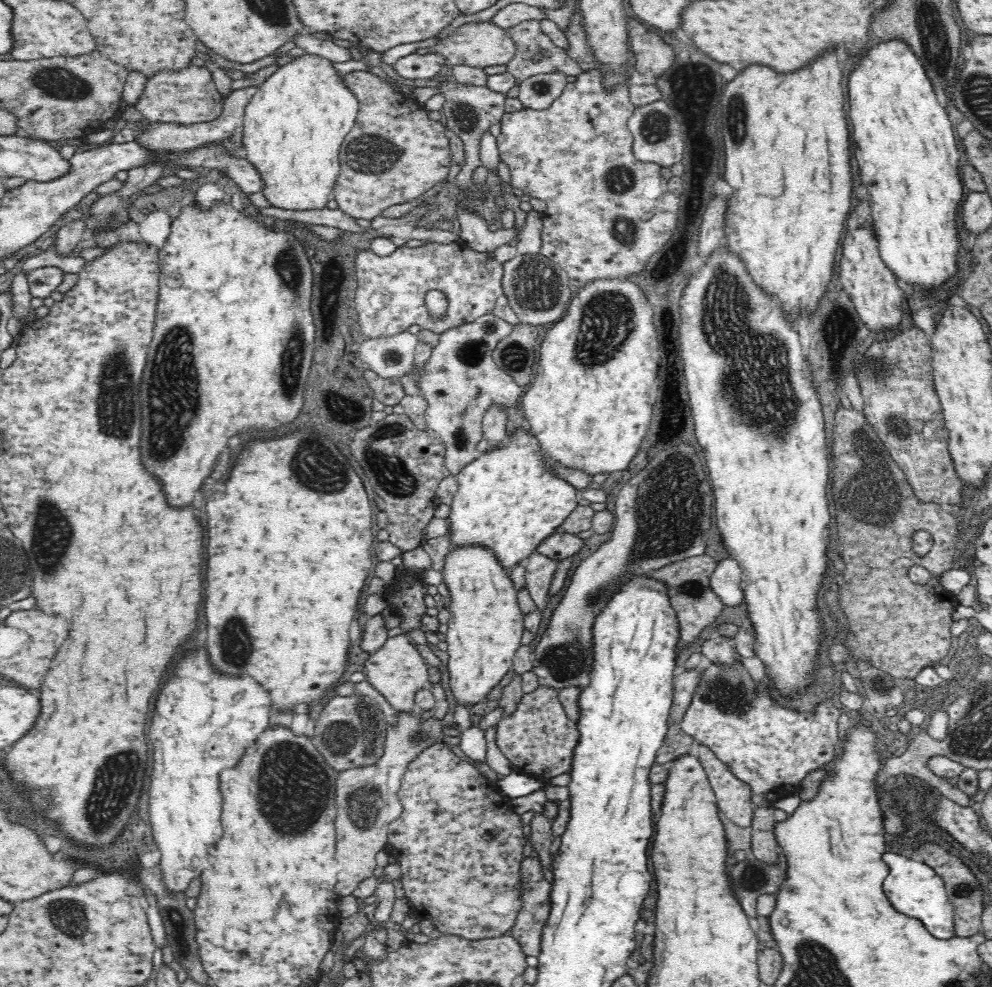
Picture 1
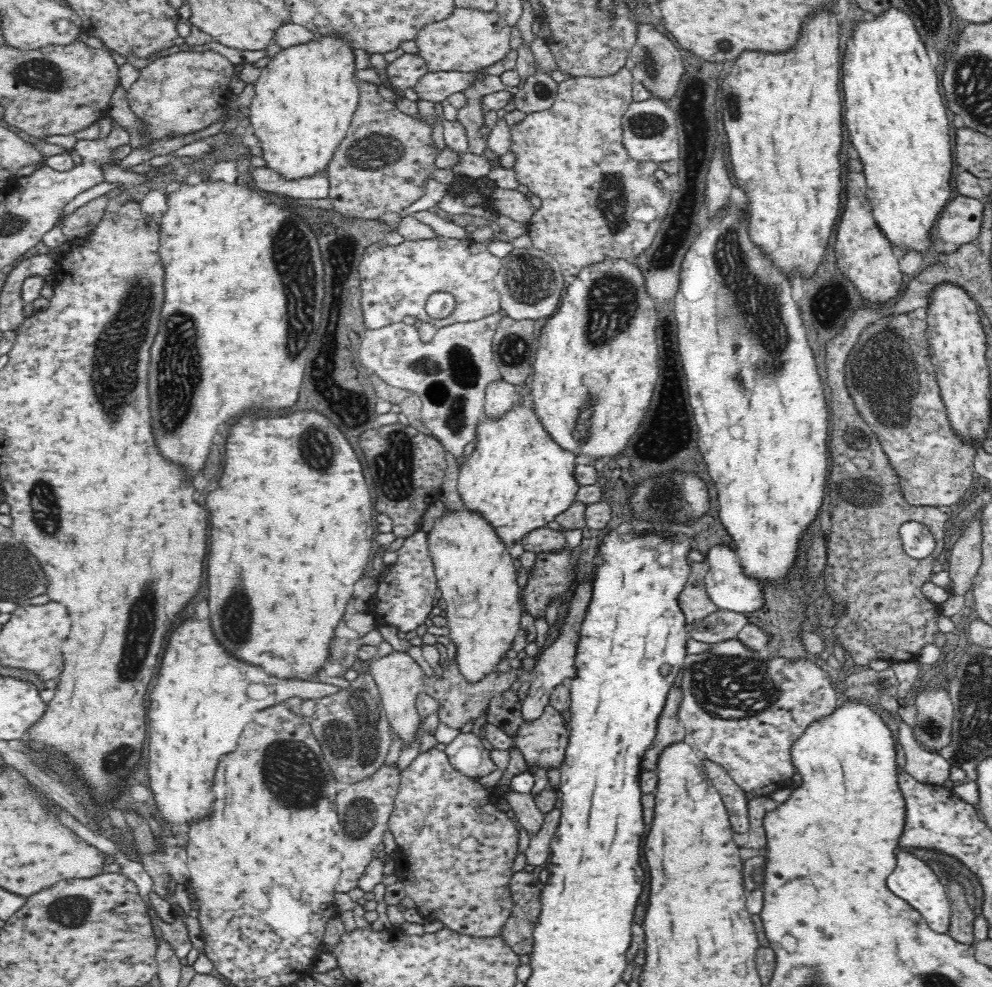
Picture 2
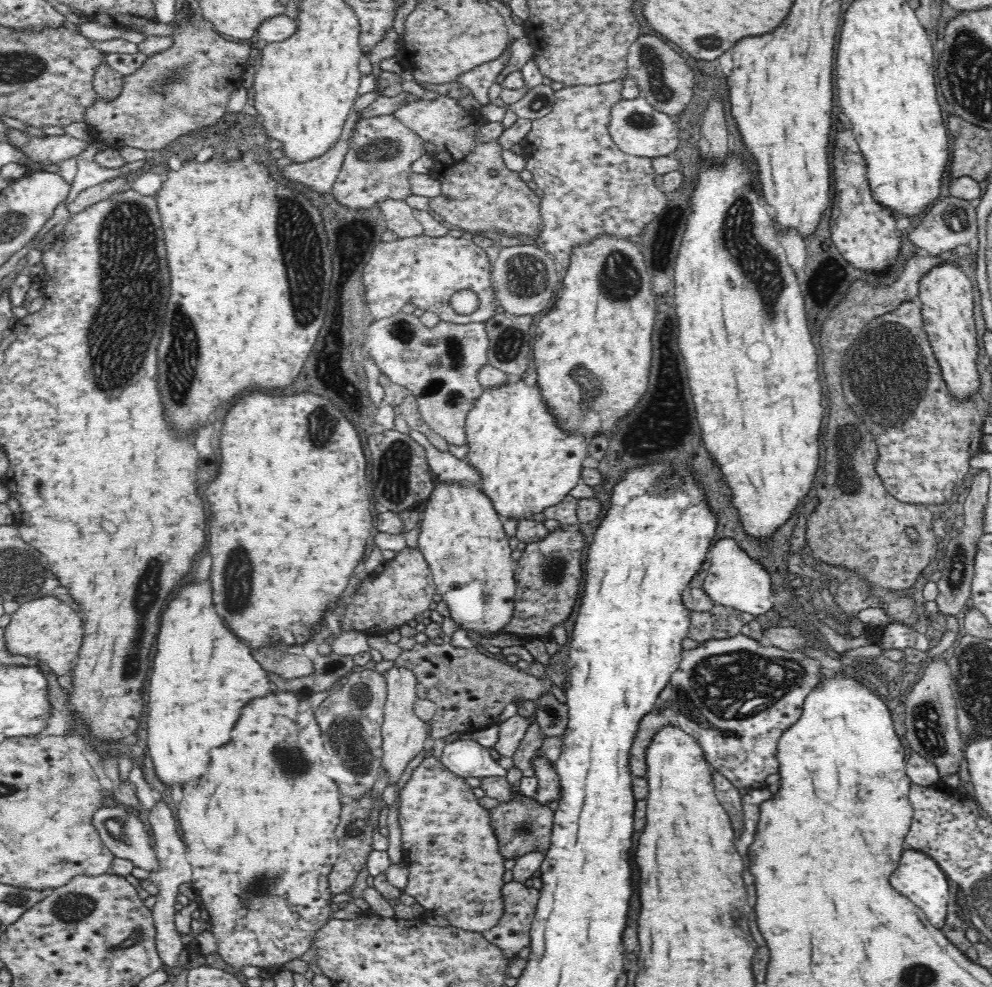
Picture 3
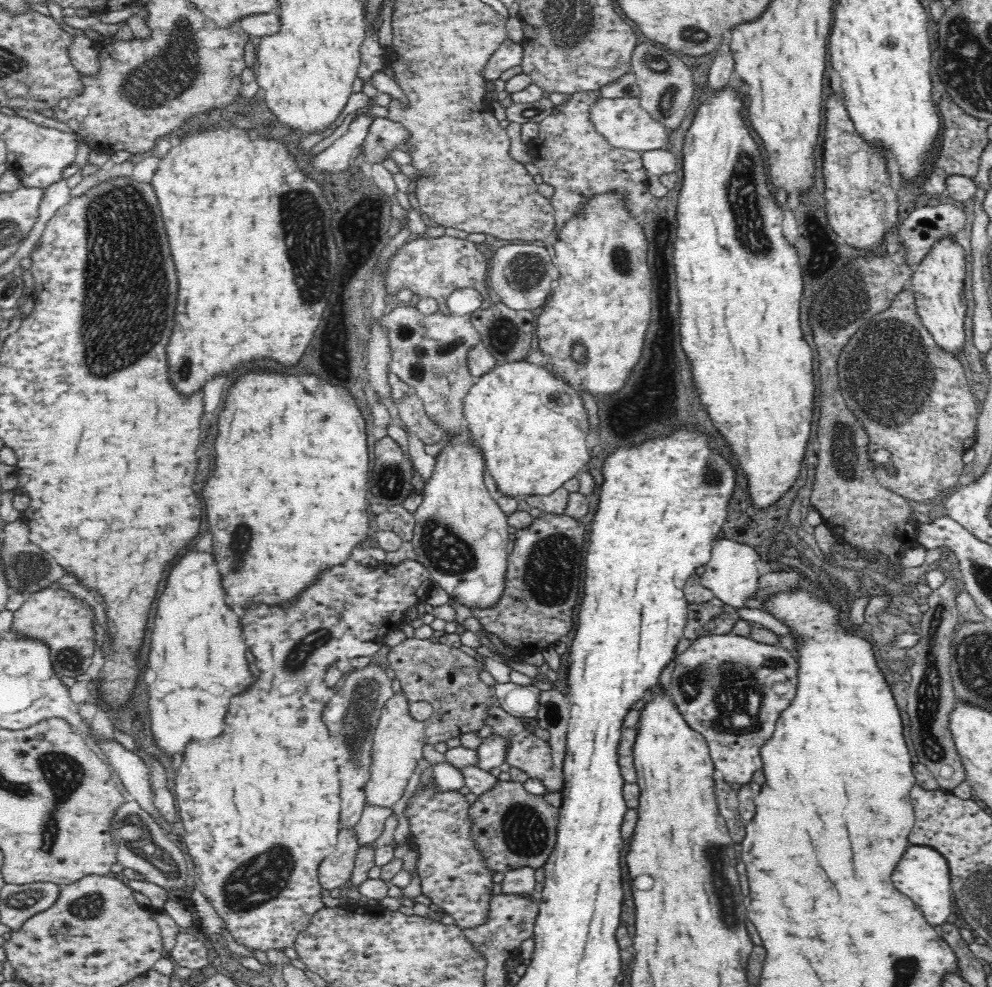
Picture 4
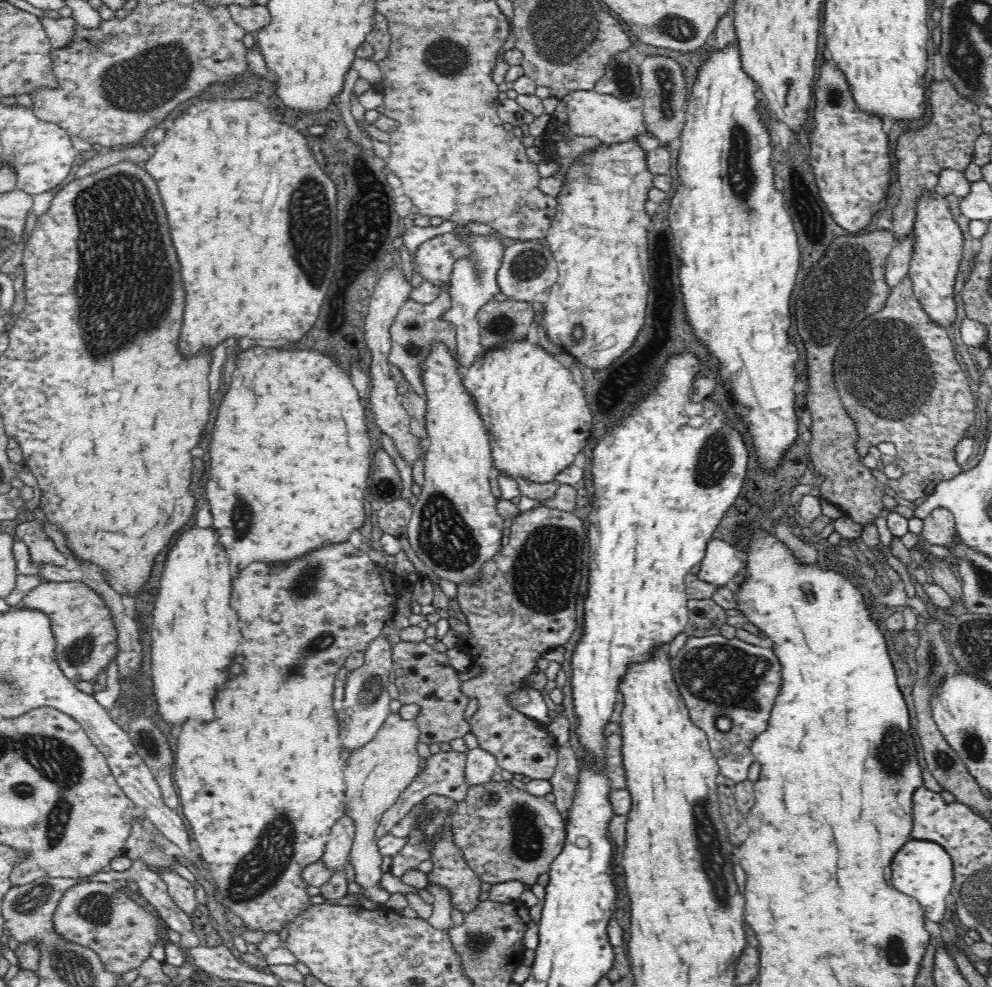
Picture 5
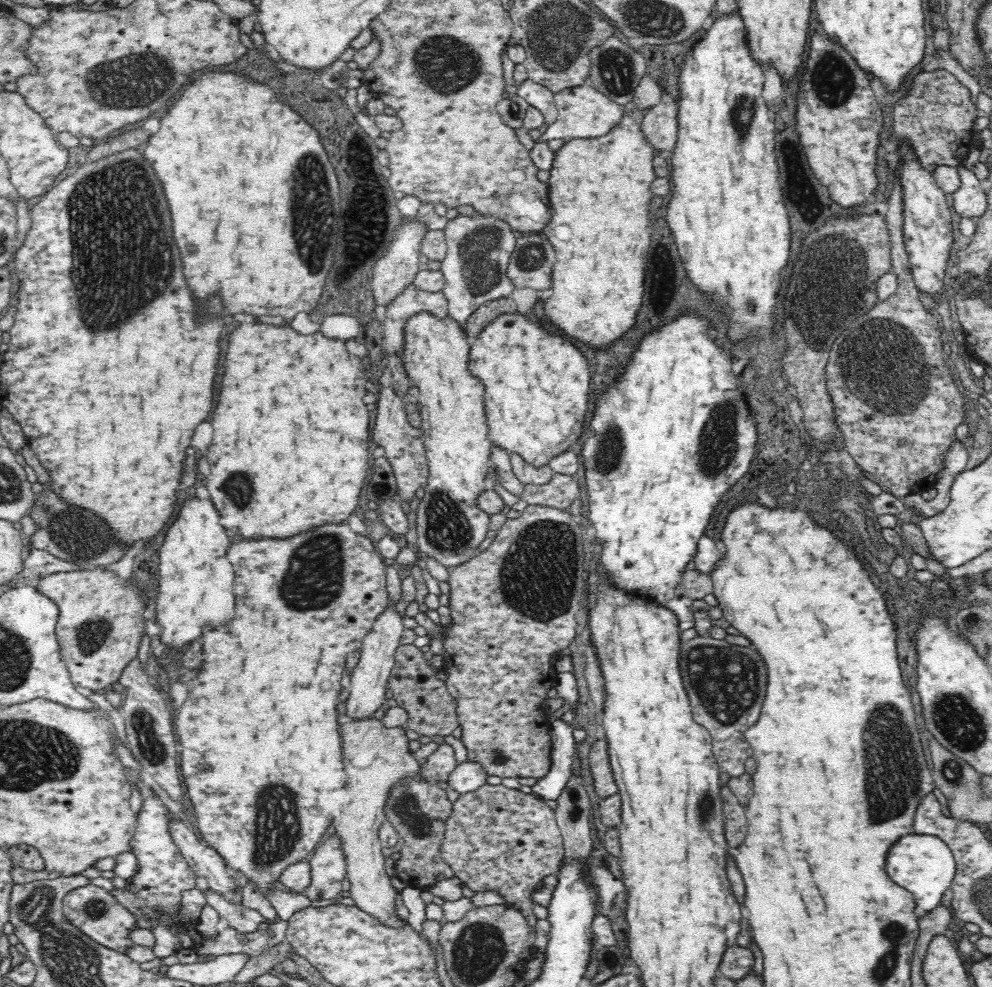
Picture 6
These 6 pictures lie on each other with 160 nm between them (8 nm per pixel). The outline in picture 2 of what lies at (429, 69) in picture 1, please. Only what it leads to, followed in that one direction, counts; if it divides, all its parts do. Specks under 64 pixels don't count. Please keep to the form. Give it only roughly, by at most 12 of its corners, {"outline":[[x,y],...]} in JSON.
{"outline":[[404,53],[385,71],[397,94],[414,86],[428,73],[426,61]]}

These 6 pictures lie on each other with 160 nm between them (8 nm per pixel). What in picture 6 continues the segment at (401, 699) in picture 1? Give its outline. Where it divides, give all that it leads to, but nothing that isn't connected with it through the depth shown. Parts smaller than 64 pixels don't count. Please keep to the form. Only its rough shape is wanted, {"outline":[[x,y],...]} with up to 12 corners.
{"outline":[[339,726],[345,811],[332,820],[349,899],[394,929],[378,830],[392,786],[420,772],[404,727]]}

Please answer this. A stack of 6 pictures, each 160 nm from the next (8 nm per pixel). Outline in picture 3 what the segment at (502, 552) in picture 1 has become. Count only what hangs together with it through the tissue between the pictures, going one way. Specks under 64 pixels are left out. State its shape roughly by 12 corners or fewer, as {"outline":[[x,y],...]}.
{"outline":[[538,382],[483,388],[467,461],[502,517],[582,482],[583,434]]}

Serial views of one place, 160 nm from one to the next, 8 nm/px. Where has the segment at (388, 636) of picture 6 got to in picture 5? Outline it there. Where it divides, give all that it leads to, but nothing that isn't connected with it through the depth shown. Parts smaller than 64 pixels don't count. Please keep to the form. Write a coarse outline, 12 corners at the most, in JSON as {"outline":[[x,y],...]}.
{"outline":[[380,634],[337,705],[342,747],[371,742],[390,713],[393,646]]}

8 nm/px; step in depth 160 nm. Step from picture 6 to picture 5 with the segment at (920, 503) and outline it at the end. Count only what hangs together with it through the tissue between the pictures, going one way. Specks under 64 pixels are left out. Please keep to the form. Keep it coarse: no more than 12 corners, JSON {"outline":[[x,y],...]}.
{"outline":[[946,506],[923,515],[925,542],[952,546],[954,519]]}

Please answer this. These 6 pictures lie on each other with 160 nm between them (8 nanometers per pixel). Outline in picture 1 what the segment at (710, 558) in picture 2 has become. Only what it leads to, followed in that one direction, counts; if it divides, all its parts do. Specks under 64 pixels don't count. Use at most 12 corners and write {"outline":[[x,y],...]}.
{"outline":[[720,560],[710,588],[726,606],[745,602],[739,562]]}

